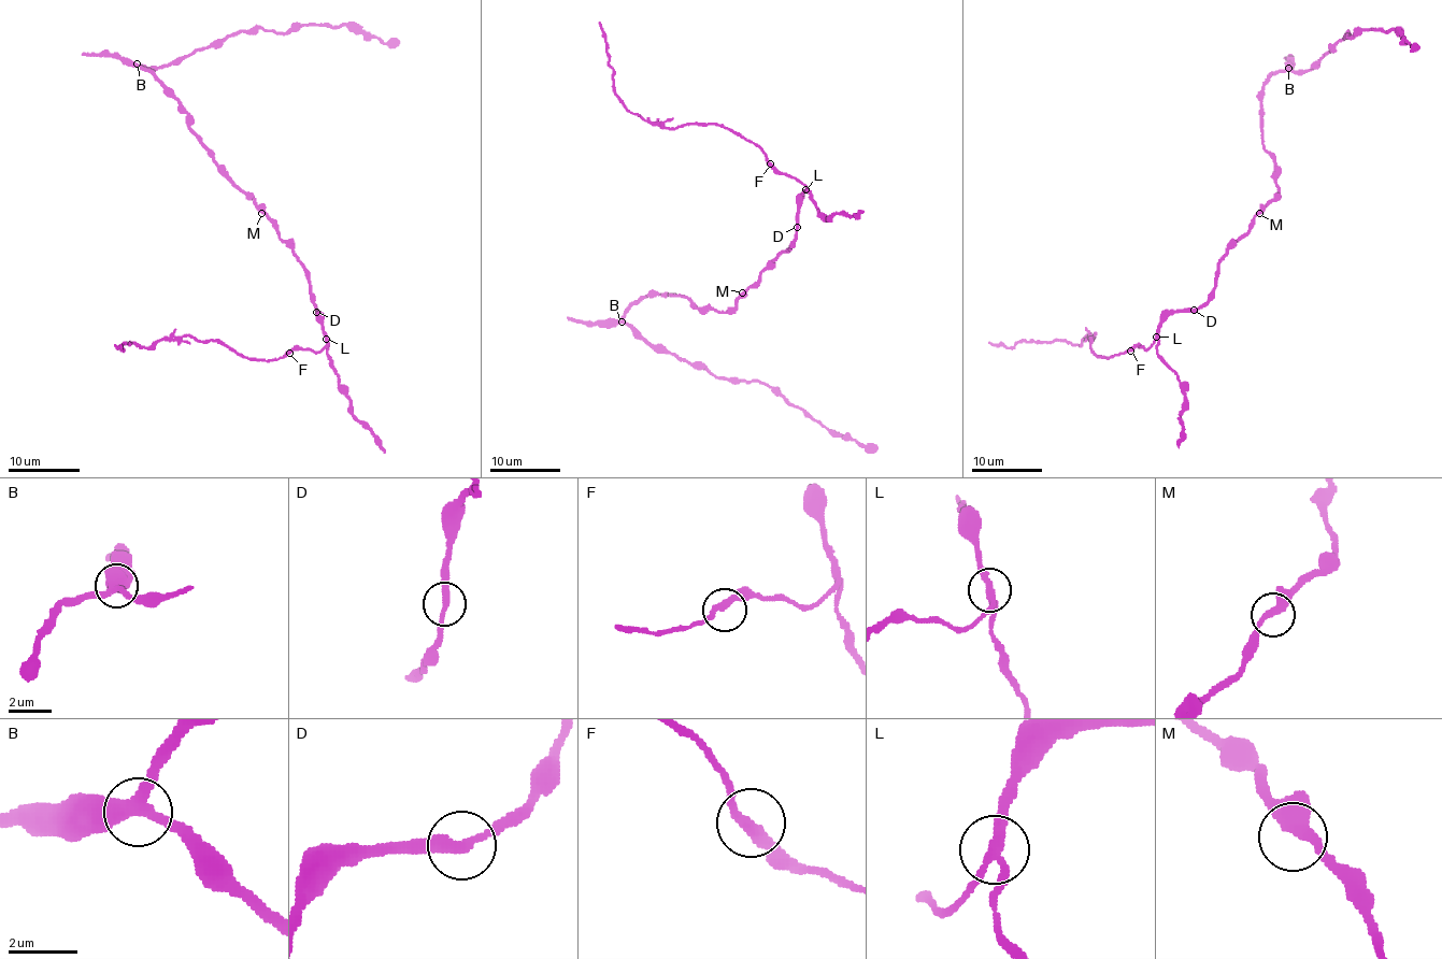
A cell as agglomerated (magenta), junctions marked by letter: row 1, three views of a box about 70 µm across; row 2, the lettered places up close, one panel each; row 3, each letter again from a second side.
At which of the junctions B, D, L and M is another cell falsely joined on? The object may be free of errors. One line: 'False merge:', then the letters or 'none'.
False merge: L

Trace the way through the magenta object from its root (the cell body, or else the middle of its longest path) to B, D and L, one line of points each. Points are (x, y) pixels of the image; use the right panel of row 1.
B: (1260, 212), (1278, 192), (1276, 162), (1262, 143), (1260, 90), (1273, 73), (1288, 68)
D: (1260, 212), (1248, 231), (1221, 261), (1213, 295), (1194, 310)
L: (1260, 212), (1248, 231), (1221, 261), (1213, 295), (1197, 309), (1173, 312), (1160, 324), (1157, 337)

